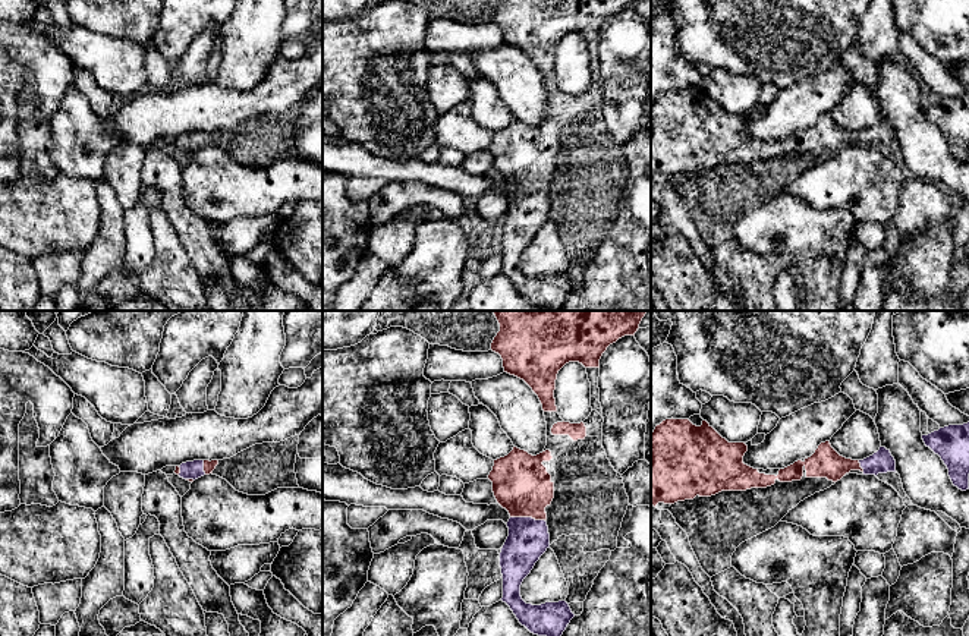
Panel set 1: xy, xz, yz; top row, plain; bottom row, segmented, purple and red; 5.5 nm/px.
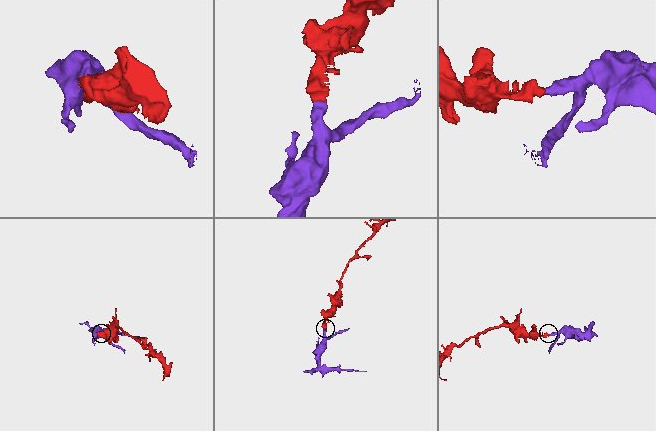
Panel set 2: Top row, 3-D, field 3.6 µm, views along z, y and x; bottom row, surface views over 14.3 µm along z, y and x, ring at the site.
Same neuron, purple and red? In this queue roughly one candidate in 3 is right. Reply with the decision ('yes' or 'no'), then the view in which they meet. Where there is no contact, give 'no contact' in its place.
yes | xz

